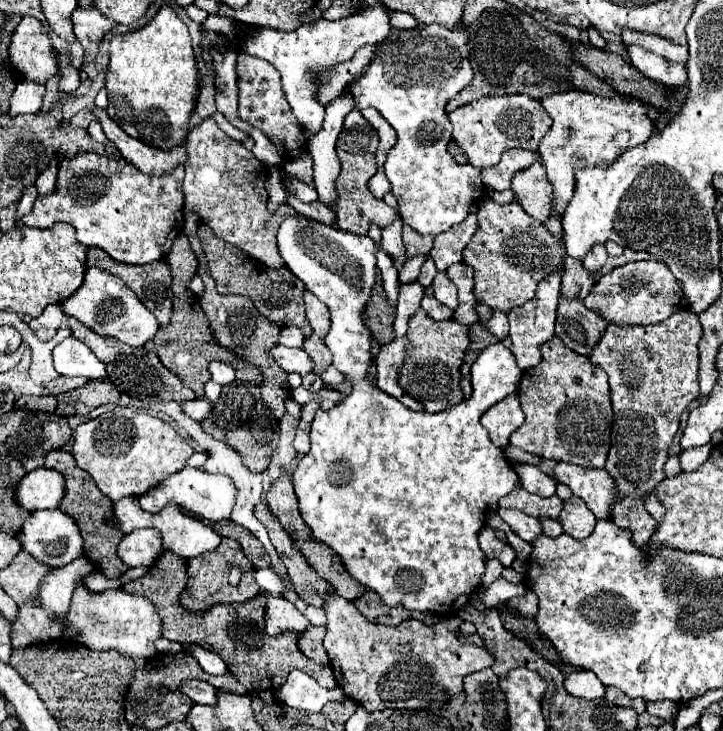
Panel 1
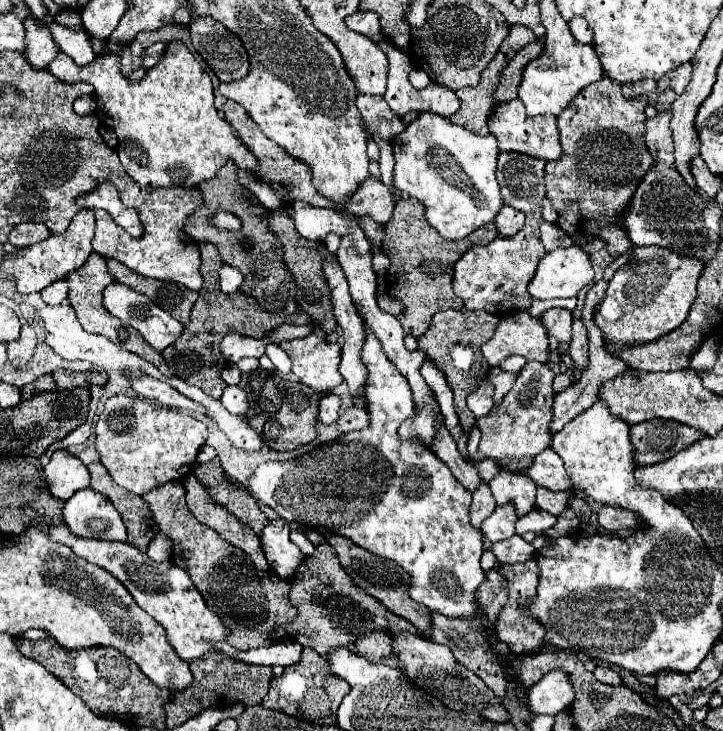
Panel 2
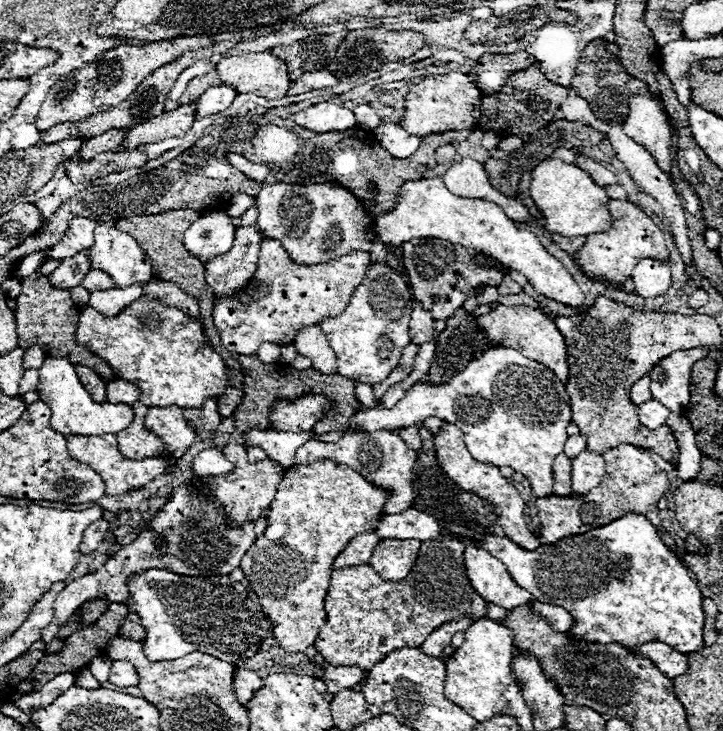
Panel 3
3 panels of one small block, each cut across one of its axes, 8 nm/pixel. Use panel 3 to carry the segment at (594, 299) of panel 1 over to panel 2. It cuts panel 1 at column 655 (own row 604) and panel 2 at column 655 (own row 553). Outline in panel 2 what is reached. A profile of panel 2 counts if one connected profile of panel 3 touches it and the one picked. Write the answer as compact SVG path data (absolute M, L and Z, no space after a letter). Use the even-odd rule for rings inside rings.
M658 246L634 248L632 260L614 272L604 300L596 306L594 324L604 334L604 348L610 354L620 354L624 348L658 340L682 324L696 298L696 282L702 268L700 260Z

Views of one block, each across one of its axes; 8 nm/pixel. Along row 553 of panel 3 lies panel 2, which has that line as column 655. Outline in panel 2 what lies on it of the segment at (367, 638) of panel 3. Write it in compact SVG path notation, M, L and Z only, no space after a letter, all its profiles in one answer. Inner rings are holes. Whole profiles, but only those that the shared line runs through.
M648 420L634 424L630 438L636 448L636 464L648 466L676 456L686 446L706 438L706 434L676 420Z

